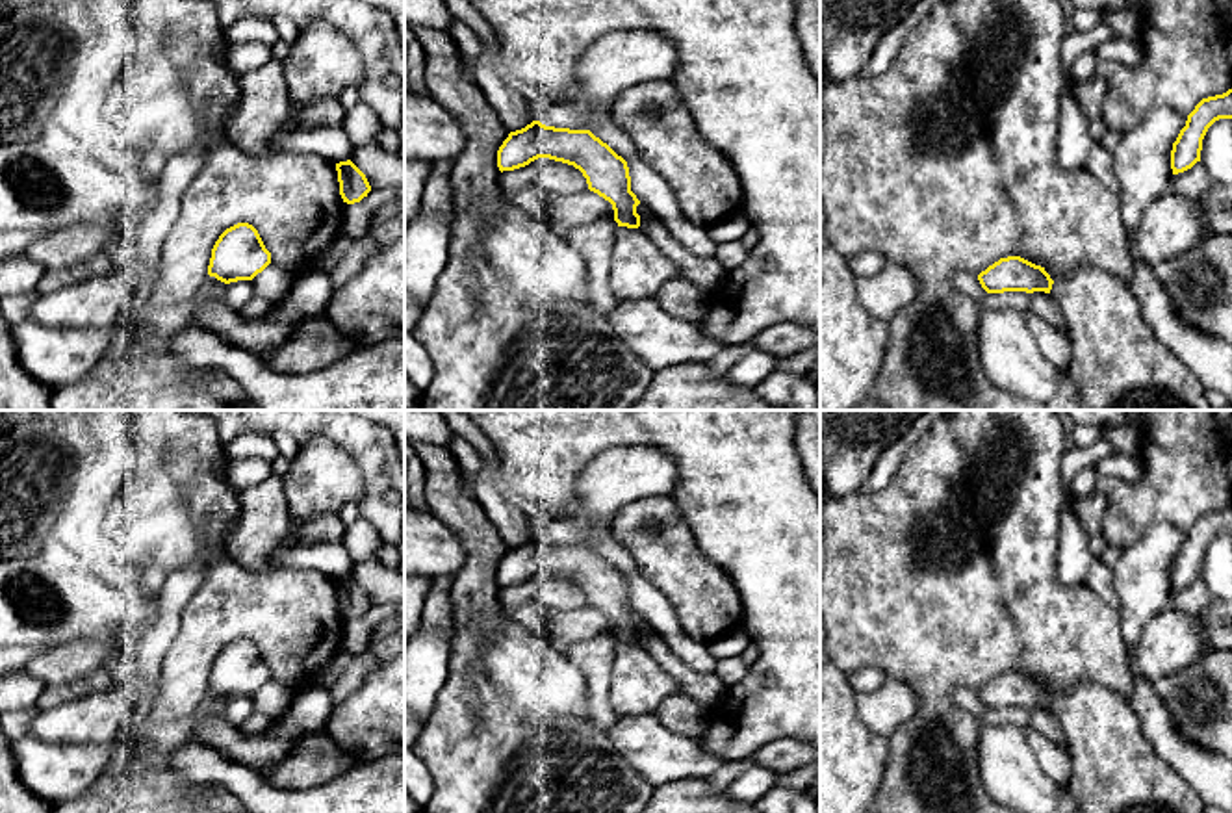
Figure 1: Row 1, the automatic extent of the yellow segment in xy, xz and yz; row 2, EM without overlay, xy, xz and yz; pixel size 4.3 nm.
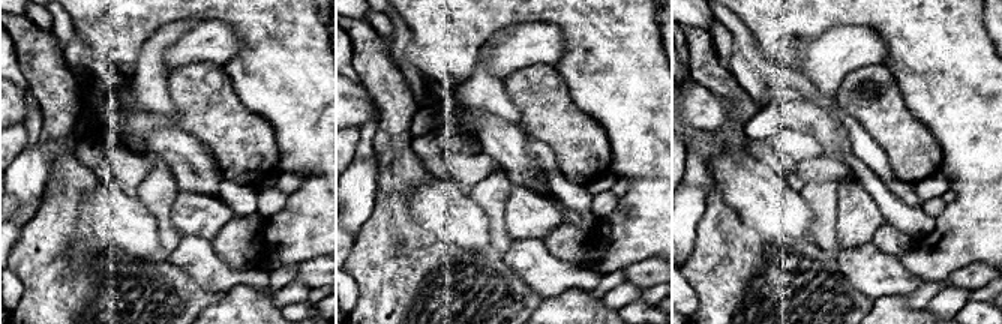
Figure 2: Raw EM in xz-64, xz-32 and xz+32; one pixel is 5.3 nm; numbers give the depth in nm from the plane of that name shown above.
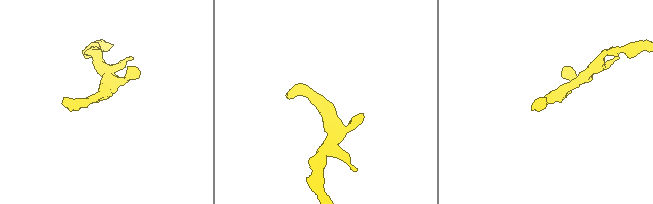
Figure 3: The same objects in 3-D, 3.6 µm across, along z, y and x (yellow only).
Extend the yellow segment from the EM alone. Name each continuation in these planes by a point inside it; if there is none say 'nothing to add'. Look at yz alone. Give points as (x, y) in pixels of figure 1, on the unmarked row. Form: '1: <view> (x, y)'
1: yz (1116, 769)

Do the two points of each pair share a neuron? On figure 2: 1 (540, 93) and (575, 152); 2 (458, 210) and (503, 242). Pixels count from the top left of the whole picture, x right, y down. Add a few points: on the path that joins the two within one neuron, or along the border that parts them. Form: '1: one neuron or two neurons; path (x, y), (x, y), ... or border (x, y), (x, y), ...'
1: one neuron; path (545, 108), (573, 137)
2: two neurons; border (474, 198), (486, 216), (491, 242)

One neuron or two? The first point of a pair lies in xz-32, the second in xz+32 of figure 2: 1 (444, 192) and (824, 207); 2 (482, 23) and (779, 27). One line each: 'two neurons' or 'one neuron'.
1: two neurons
2: one neuron

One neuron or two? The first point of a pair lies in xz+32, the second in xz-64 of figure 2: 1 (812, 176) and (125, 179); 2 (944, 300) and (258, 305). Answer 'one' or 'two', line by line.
1: one
2: two

